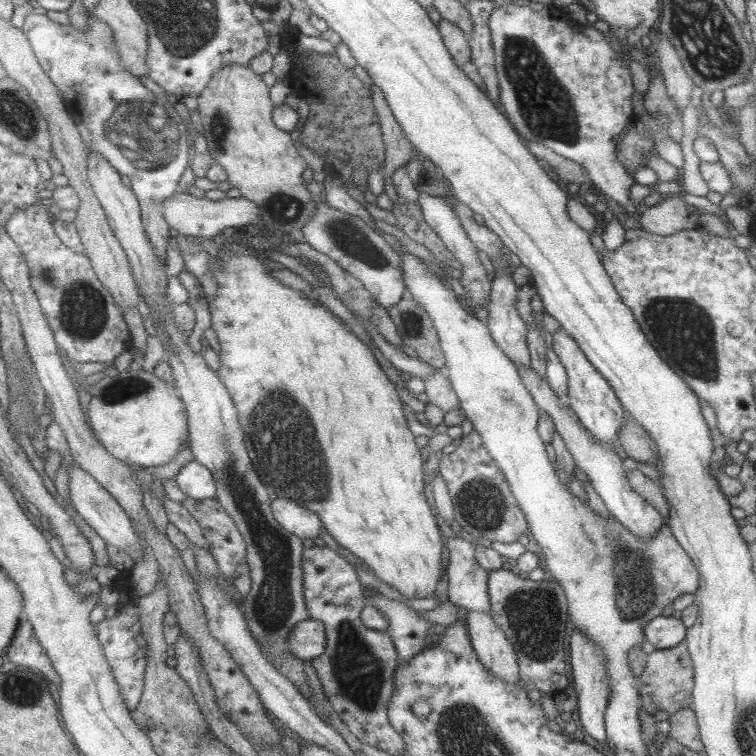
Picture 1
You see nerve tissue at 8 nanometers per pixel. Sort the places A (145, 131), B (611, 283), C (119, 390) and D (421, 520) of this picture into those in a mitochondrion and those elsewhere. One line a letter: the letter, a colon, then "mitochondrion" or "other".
A: mitochondrion
B: other
C: mitochondrion
D: other

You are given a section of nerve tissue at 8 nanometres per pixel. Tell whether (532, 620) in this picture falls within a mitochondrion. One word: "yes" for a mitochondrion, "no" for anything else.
yes

